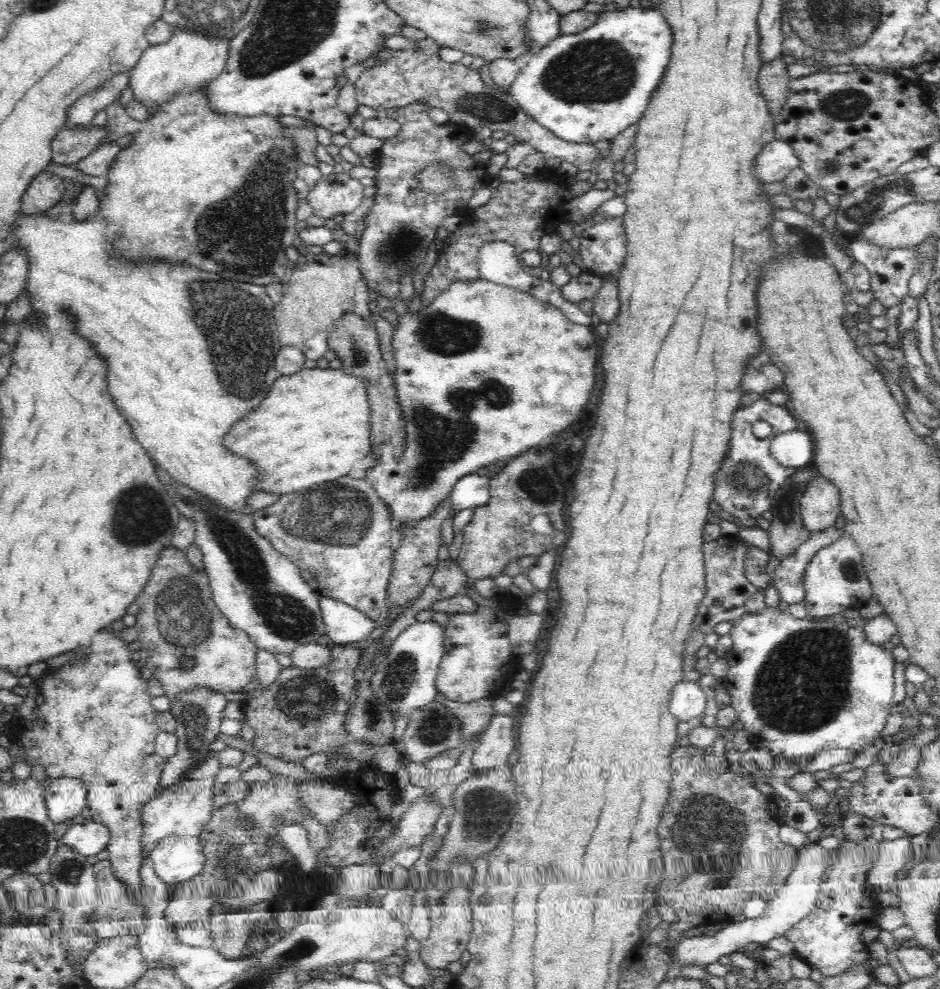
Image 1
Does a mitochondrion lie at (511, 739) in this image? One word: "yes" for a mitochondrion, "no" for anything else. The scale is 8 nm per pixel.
no

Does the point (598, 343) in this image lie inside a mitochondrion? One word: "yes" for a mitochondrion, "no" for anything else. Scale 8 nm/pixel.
no

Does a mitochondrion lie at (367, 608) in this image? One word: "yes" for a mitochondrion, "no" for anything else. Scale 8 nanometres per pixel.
no

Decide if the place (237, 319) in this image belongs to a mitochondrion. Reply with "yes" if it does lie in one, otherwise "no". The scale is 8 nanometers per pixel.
yes

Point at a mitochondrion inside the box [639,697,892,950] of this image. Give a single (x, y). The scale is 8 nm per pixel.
(706, 828)

